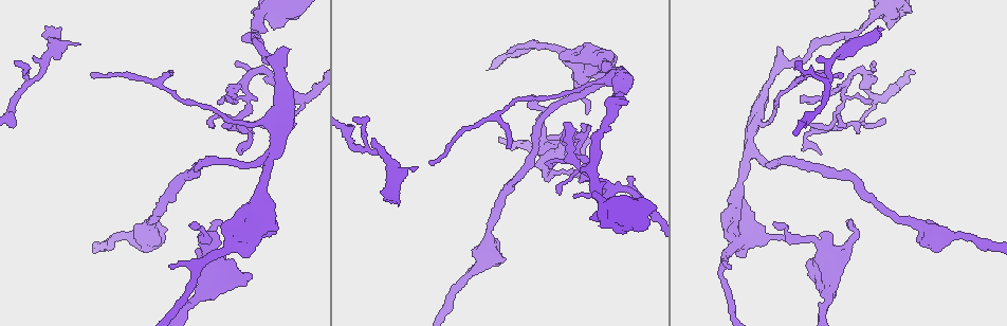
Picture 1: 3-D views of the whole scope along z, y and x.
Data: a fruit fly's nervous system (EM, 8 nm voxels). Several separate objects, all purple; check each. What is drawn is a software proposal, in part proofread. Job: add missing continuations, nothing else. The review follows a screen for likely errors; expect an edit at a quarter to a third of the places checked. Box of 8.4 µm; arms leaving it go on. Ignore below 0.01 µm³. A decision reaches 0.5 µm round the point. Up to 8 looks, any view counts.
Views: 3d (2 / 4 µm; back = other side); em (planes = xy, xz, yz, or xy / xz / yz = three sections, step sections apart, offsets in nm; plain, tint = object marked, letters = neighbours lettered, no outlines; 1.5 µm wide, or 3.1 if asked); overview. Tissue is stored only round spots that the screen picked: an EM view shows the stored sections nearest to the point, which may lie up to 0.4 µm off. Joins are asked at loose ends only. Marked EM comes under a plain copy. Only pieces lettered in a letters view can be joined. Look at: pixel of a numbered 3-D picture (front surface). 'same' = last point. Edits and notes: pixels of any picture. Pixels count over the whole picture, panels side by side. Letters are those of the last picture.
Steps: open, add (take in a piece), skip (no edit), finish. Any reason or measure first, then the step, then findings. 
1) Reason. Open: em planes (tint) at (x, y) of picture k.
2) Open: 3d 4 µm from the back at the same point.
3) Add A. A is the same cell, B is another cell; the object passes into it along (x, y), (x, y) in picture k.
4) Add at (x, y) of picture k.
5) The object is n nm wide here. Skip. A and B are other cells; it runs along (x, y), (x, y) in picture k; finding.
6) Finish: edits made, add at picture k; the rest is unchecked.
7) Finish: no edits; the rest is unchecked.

Open: em yz step 8 (letters) at (239, 154) of picture 1.

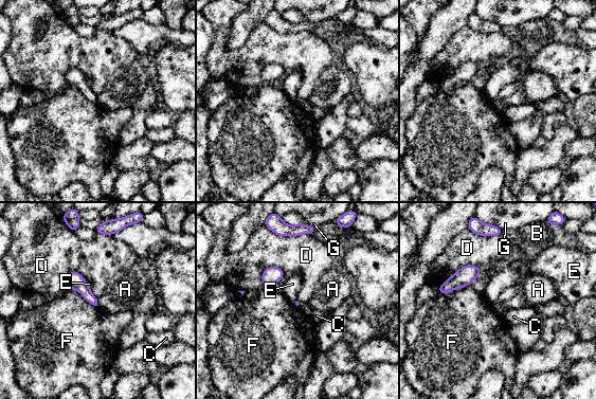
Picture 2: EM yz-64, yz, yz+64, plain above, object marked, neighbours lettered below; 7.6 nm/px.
Skip. A, B, C, D, E, F and G are other cells; none of them fits.

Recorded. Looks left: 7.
Tapers out. Open: 3d 2 µm at (432, 165) of picture 1.

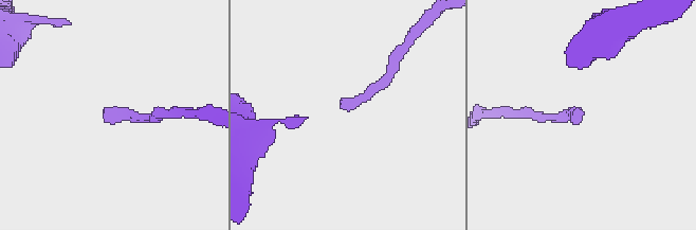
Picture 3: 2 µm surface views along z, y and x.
Now the EM. Open: em planes (letters) at (109, 110) of picture 3.

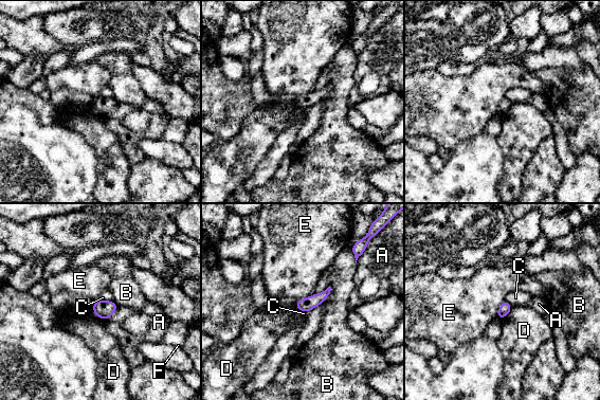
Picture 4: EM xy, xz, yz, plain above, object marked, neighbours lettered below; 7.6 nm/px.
The object is 90 nm wide here; the longest contact is with B, 170 nm. Skip. A, B, C, D, E and F are other cells; none of them fits.

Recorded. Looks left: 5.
Tapers out. Open: em xz step 4 (letters) at (15, 61) of picture 1.

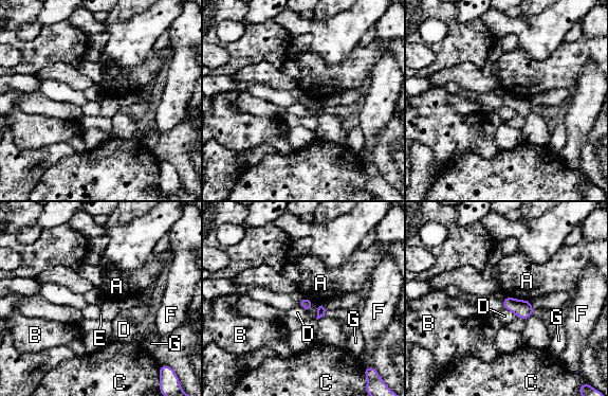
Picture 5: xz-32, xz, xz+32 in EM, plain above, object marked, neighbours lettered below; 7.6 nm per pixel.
Cut it another way. Open: em planes (letters) at the same point.

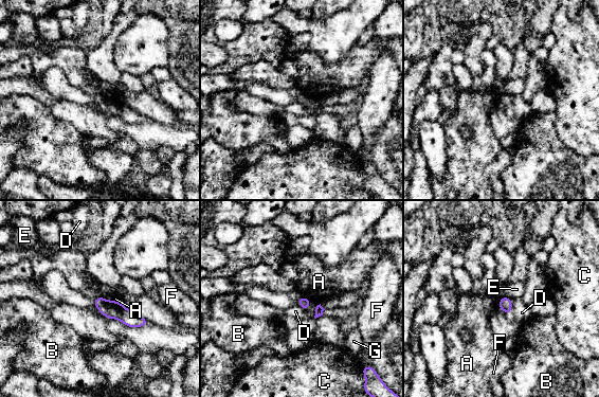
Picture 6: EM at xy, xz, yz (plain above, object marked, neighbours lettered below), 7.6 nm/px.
Skip. A, B, C, D, E, F and G are other cells; a border runs along (510, 299), (511, 312) in picture 6; no lettered piece goes on from it.

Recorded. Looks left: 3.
Finish: no edits; the rest is unchecked.

